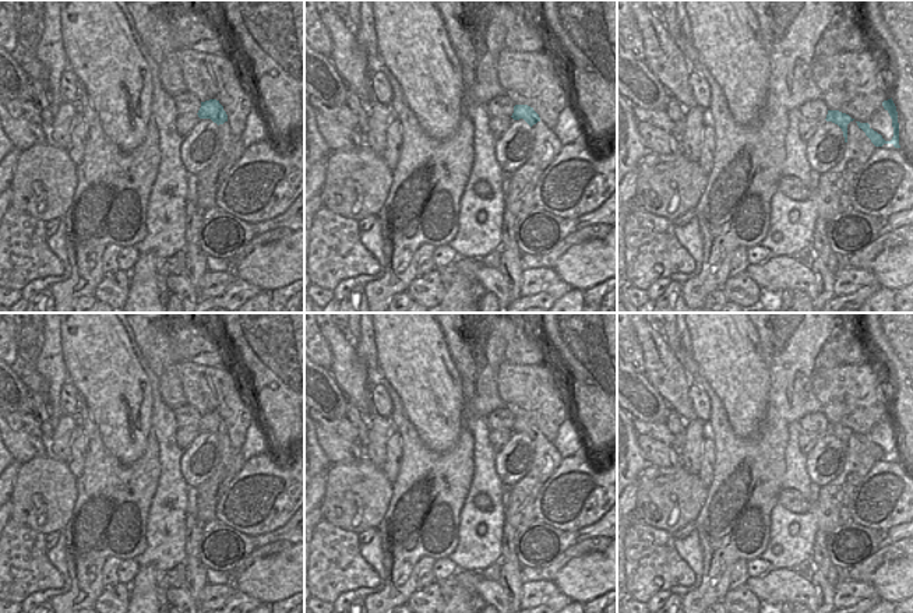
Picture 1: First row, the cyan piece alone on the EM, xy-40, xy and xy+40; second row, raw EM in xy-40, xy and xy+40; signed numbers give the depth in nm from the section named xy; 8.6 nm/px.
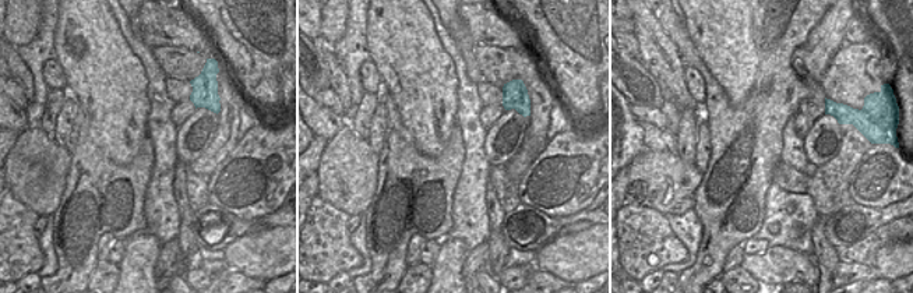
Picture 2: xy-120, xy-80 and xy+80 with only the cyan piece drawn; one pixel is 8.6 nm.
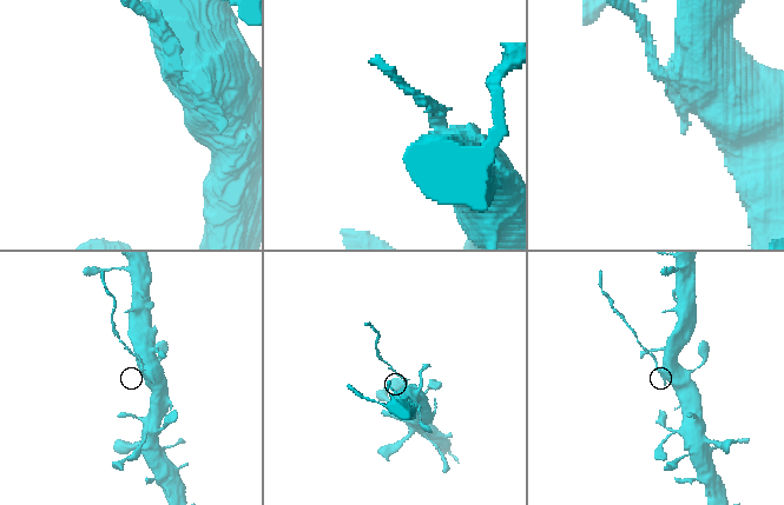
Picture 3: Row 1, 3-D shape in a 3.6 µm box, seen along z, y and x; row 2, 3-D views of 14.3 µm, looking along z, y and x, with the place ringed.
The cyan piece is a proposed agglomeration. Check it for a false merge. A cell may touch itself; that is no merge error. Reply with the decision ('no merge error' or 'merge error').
merge error

